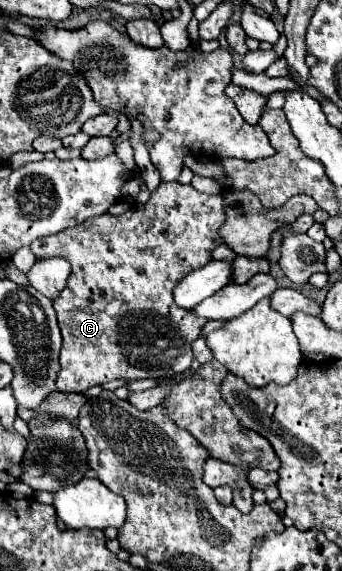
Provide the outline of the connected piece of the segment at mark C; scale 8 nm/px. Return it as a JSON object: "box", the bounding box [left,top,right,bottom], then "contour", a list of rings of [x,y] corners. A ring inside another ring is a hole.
{"box":[31,183,225,393],"contour":[[[161,183],[157,187],[157,191],[151,193],[151,199],[145,205],[139,205],[143,209],[129,209],[119,217],[113,215],[99,215],[99,217],[91,217],[87,219],[87,223],[81,223],[79,227],[71,227],[67,231],[59,231],[59,235],[49,235],[47,239],[37,239],[35,243],[31,243],[31,251],[35,253],[37,259],[45,259],[49,255],[61,255],[71,263],[71,275],[69,275],[69,283],[67,287],[61,291],[61,295],[53,301],[57,319],[59,319],[59,329],[63,335],[63,345],[61,345],[61,355],[59,355],[59,363],[61,363],[61,371],[59,371],[59,379],[57,379],[57,389],[65,391],[65,393],[83,393],[93,385],[103,385],[111,379],[125,379],[125,381],[139,381],[139,379],[167,379],[175,373],[183,373],[191,367],[195,355],[191,349],[191,343],[199,337],[203,323],[199,323],[199,319],[195,319],[195,315],[191,315],[191,311],[183,311],[181,307],[175,307],[173,301],[173,287],[179,279],[183,279],[187,273],[211,263],[211,253],[215,247],[223,245],[223,239],[219,235],[219,229],[225,223],[225,207],[223,207],[223,197],[221,195],[207,195],[201,193],[197,189],[193,189],[191,185],[181,185],[181,183]]]}

